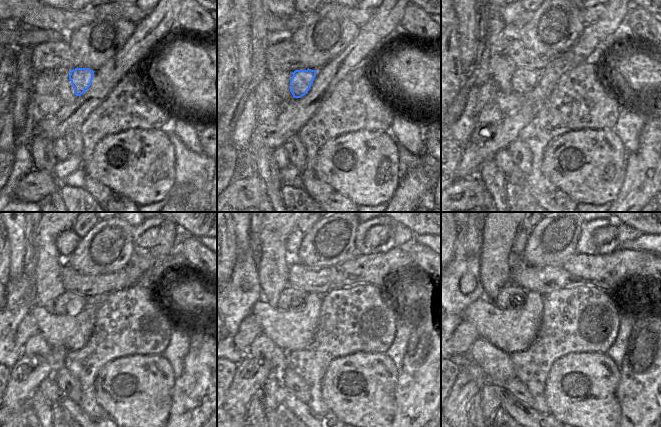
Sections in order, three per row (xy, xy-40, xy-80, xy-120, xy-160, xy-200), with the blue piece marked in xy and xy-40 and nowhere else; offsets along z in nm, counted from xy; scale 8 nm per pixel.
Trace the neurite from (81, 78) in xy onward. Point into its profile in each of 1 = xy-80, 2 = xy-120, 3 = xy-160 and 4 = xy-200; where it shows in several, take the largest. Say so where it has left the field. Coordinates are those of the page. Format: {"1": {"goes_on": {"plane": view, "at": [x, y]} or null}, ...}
{"1": {"goes_on": {"plane": "xy-80", "at": [523, 81]}}, "2": {"goes_on": {"plane": "xy-120", "at": [68, 302]}}, "3": {"goes_on": {"plane": "xy-160", "at": [291, 297]}}, "4": {"goes_on": {"plane": "xy-200", "at": [511, 295]}}}

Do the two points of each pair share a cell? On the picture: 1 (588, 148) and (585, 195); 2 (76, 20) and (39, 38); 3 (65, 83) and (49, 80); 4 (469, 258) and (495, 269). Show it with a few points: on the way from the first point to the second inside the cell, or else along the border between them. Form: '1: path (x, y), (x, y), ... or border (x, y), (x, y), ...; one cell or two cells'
1: path (588, 160), (590, 162), (589, 175), (586, 183); one cell
2: border (31, 27), (58, 31), (66, 39); two cells
3: border (69, 71), (62, 75), (60, 84), (55, 91); two cells
4: border (481, 239), (480, 280), (483, 285); two cells

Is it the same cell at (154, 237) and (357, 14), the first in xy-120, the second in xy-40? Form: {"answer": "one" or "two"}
{"answer": "one"}

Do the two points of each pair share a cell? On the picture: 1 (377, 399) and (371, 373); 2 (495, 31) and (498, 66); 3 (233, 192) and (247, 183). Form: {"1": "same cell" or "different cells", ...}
{"1": "same cell", "2": "same cell", "3": "same cell"}

